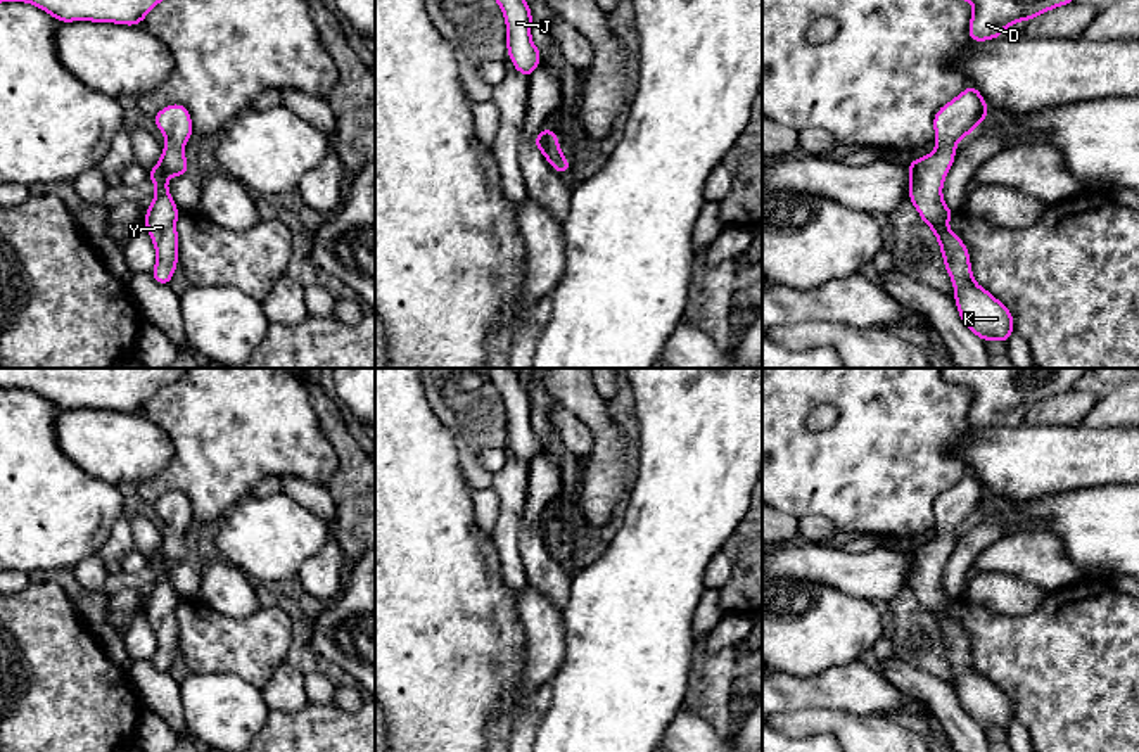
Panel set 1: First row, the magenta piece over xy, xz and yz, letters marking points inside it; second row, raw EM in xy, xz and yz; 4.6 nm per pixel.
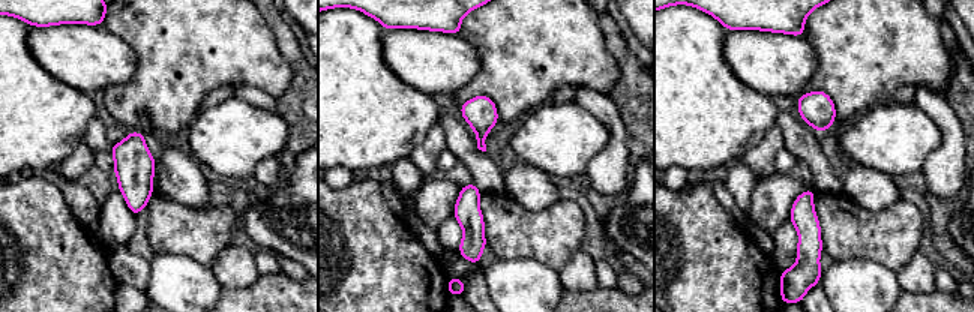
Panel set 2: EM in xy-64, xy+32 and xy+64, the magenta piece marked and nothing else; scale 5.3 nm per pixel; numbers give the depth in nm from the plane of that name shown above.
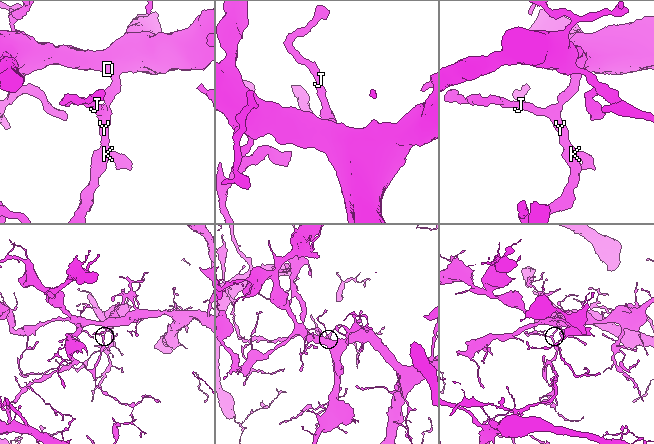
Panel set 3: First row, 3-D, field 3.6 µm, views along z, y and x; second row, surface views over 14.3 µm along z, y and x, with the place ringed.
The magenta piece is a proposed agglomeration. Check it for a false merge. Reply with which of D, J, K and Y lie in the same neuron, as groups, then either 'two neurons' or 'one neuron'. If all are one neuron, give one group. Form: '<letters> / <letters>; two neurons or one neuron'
D J K Y; one neuron

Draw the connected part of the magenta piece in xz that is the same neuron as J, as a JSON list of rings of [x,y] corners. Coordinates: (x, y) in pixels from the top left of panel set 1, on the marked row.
[[[496,0],[506,21],[506,48],[513,67],[531,76],[541,59],[539,48],[531,40],[532,14],[527,0]]]

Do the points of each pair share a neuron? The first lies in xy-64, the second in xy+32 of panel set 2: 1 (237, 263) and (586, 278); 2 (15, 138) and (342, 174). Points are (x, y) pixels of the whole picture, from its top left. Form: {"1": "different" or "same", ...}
{"1": "same", "2": "different"}

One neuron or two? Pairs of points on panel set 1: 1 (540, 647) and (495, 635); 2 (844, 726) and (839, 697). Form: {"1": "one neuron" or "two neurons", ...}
{"1": "two neurons", "2": "two neurons"}

